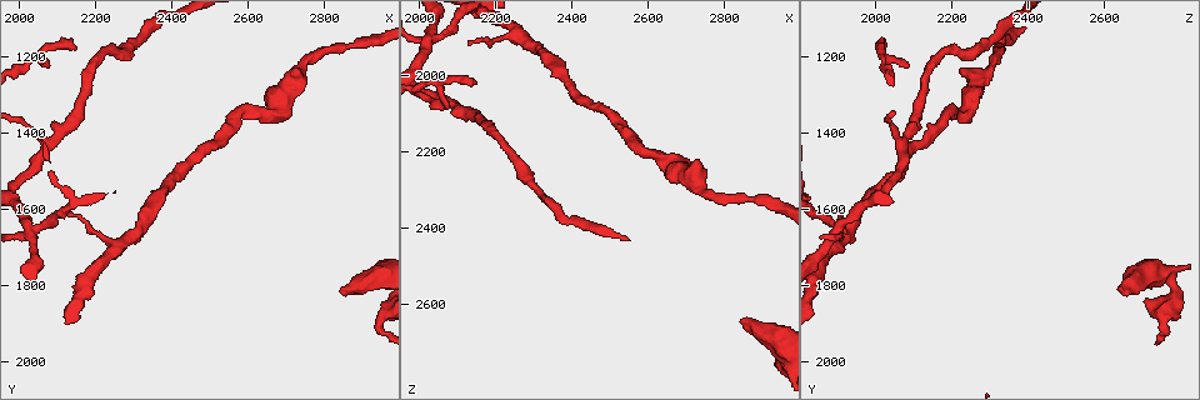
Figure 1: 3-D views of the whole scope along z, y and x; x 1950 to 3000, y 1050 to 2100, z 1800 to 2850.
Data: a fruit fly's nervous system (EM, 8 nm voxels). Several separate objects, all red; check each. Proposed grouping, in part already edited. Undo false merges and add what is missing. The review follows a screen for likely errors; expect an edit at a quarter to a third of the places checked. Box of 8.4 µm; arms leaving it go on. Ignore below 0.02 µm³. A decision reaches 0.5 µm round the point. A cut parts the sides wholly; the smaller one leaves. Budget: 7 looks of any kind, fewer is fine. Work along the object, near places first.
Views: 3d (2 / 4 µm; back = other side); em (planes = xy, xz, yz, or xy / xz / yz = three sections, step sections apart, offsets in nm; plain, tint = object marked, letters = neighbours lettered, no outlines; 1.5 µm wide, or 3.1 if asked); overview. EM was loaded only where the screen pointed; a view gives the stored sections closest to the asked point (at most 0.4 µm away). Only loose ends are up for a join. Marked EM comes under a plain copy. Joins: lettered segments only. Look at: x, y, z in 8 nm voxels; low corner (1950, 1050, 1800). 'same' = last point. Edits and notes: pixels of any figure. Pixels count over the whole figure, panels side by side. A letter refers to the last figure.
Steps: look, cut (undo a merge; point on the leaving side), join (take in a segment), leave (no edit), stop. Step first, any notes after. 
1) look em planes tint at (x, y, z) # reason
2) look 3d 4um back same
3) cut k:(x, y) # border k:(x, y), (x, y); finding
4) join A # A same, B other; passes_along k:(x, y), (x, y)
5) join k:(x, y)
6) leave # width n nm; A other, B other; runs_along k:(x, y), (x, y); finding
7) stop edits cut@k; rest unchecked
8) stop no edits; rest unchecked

look 3d 2um at (2855, 1830, 2660)

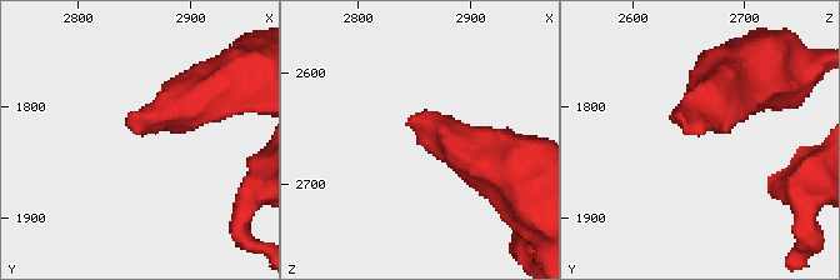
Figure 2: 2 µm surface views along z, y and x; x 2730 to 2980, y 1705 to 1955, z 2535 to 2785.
look em xz step 4 letters at (2852, 1826, 2656)

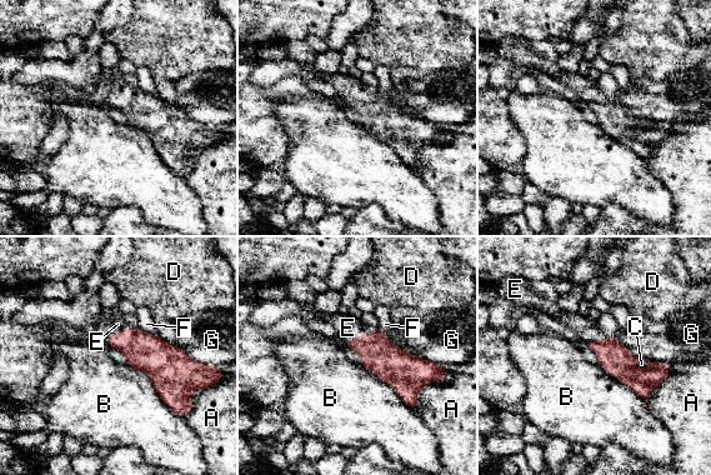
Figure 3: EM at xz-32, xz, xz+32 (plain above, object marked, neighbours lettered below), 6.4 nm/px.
join E # A other, B other, C other, D other, E same, F other, G other; the neuron continues

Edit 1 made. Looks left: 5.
look em xy step 4 tint at (2740, 1225, 2305) # calibre changes

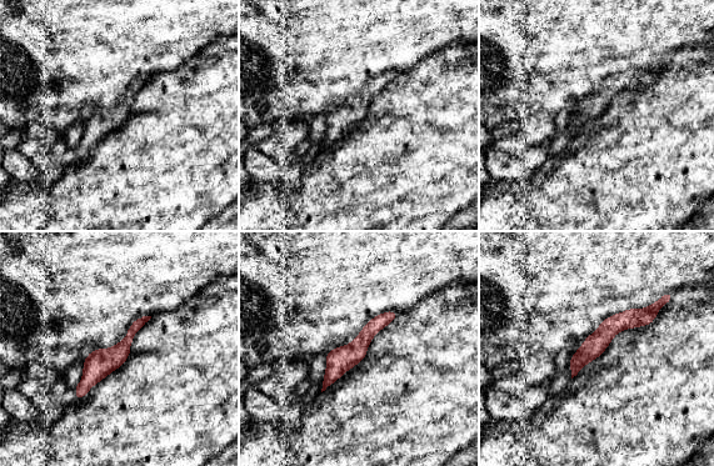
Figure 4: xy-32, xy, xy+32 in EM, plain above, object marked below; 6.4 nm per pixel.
look em planes letters same

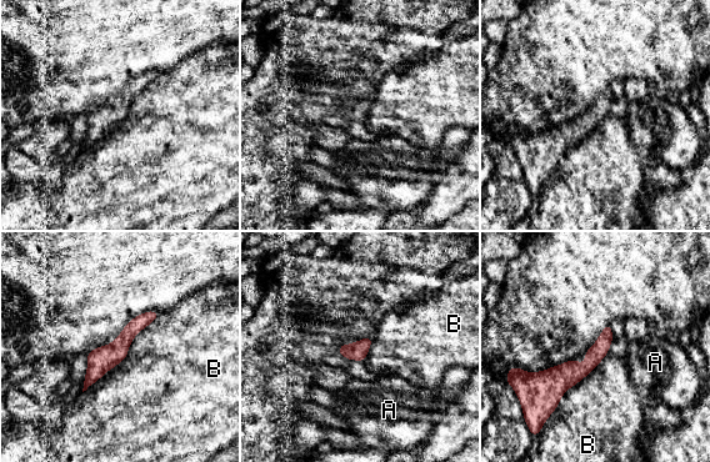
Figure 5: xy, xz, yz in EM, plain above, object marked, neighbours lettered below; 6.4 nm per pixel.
leave # A other, B other; runs_along 5:(154, 314), (125, 337), (86, 383); one neuron here

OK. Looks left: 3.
look em yz step 8 tint at (2030, 1650, 1900) # sharp bend

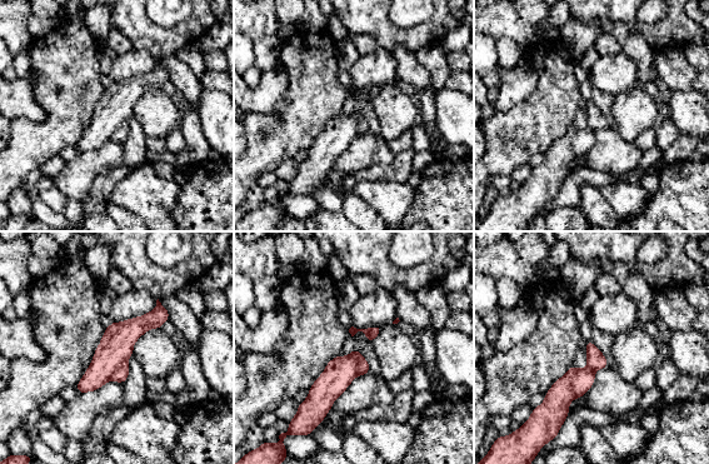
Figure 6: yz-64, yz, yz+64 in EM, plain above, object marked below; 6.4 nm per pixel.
look em planes tint same # another direction

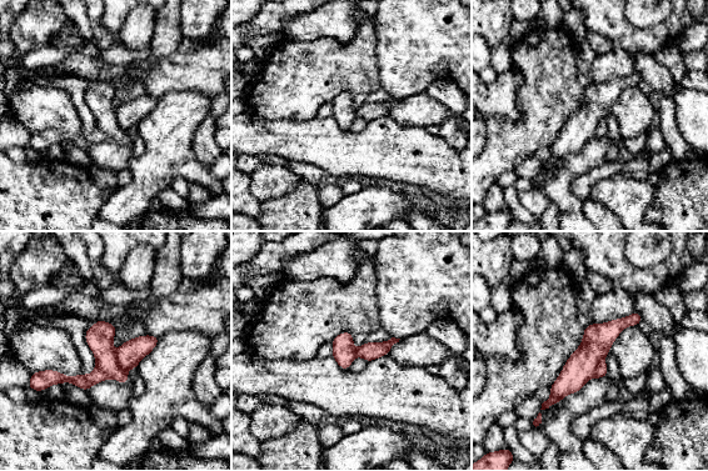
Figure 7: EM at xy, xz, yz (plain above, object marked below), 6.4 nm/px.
look em planes letters same

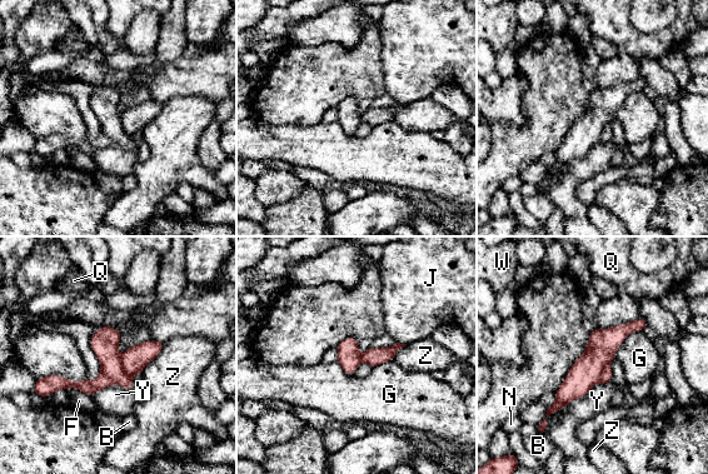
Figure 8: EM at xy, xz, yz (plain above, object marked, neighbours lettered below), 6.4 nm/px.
cut 8:(134, 360) # width 150 nm; B other, F other, G other, J other, N other, Q other, W other, Y other, Z other; border 8:(119, 358), (123, 369), (130, 375); a second neuron is stuck on

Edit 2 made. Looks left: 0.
stop edits join@3, cut@8; rest unchecked

